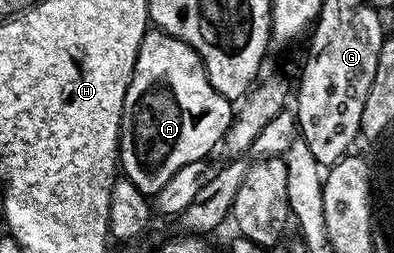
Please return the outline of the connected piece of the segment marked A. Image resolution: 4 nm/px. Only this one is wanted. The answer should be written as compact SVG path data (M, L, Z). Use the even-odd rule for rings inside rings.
M149 30L144 33L138 58L134 62L132 77L126 90L126 98L122 106L120 119L120 147L118 149L118 164L123 175L145 196L152 198L166 182L182 166L190 162L198 162L208 158L215 148L223 141L232 125L234 115L233 101L227 100L214 86L210 86L210 78L204 69L200 56L186 42L174 38L159 30Z

